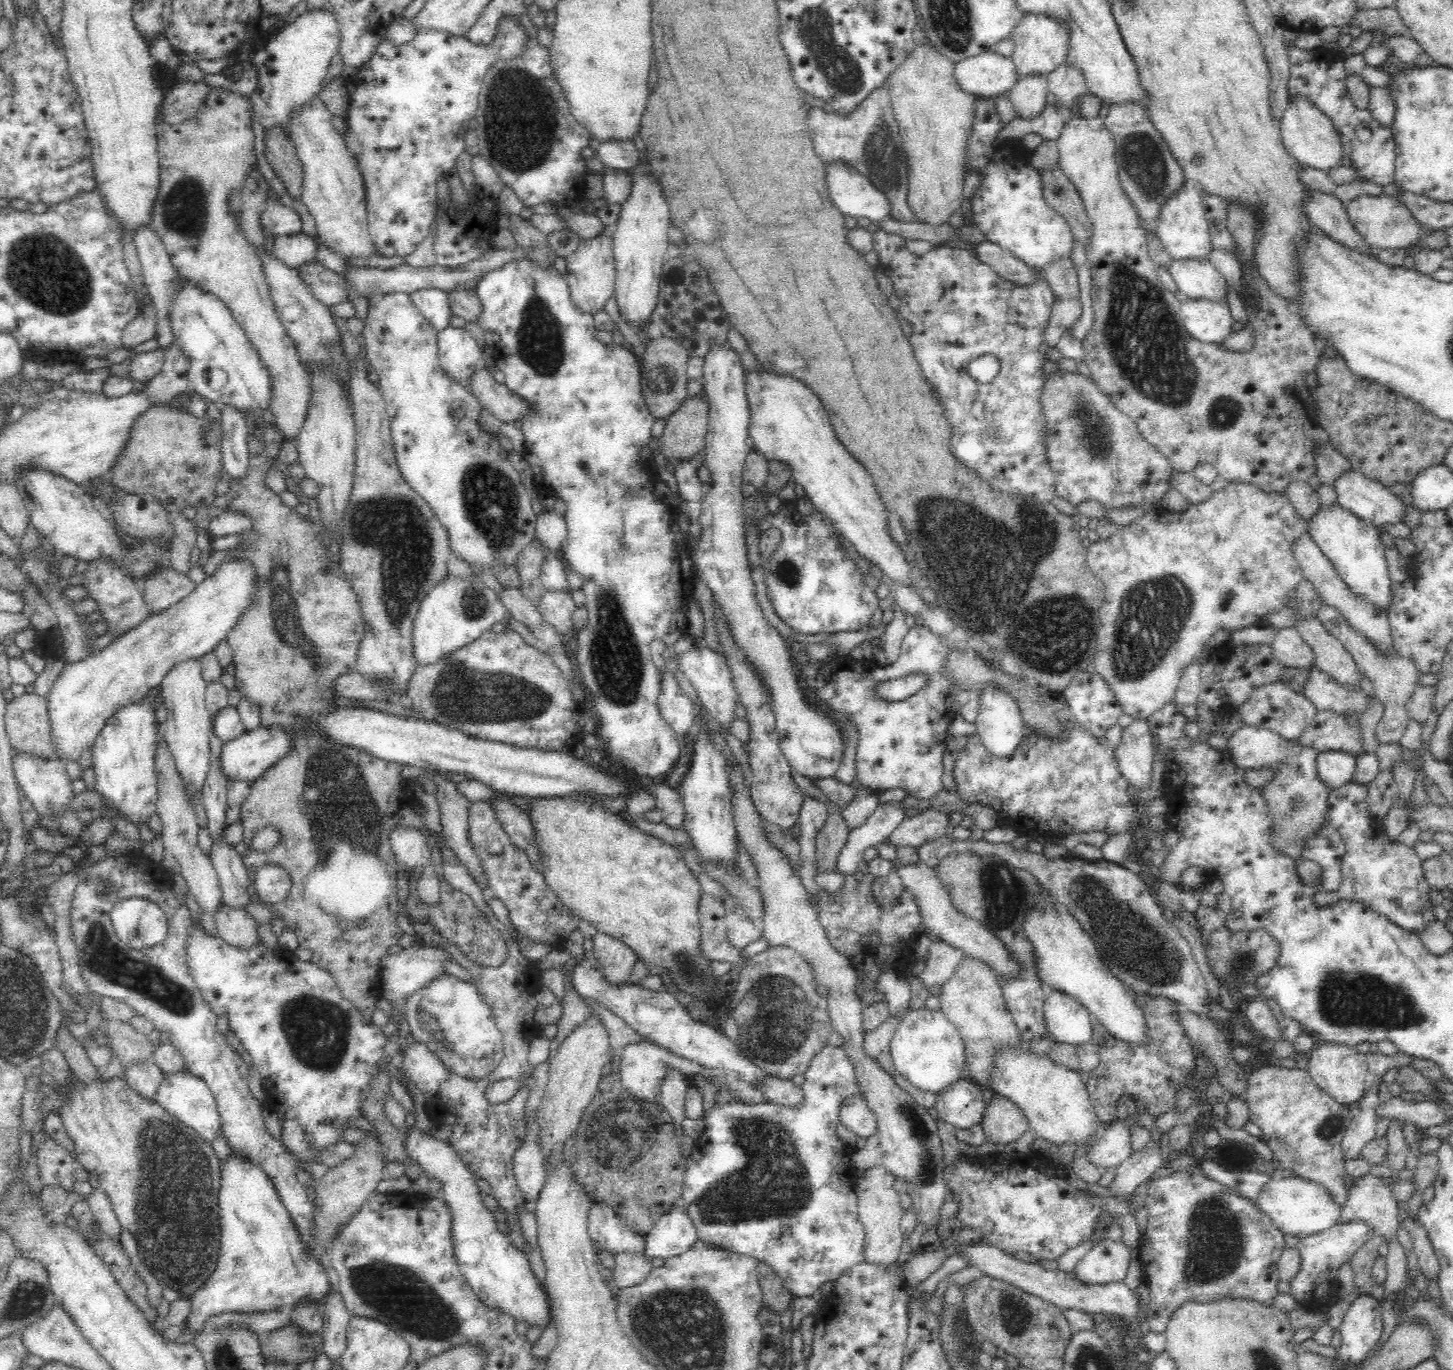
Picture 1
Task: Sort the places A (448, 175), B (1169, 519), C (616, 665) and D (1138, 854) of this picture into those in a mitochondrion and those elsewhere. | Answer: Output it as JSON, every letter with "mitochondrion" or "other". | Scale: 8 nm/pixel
{"A":"other","B":"other","C":"mitochondrion","D":"other"}

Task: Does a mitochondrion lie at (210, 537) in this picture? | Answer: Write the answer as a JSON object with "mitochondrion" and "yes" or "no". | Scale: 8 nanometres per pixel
{"mitochondrion":"no"}

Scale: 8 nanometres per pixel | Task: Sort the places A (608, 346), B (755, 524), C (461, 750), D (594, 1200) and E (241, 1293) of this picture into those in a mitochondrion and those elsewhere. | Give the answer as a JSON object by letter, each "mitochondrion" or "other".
{"A":"other","B":"other","C":"other","D":"other","E":"other"}

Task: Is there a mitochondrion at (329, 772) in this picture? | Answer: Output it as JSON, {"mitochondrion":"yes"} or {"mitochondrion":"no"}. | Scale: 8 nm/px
{"mitochondrion":"yes"}

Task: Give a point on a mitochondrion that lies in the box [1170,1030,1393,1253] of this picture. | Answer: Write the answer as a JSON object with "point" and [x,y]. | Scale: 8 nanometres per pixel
{"point":[1329,1129]}

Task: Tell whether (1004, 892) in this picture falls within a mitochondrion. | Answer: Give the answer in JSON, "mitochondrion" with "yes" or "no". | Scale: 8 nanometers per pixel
{"mitochondrion":"yes"}

